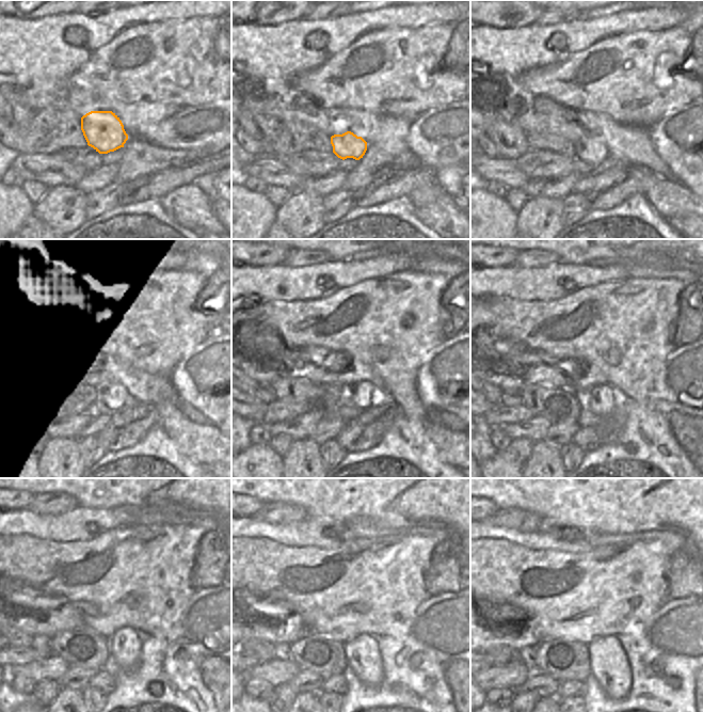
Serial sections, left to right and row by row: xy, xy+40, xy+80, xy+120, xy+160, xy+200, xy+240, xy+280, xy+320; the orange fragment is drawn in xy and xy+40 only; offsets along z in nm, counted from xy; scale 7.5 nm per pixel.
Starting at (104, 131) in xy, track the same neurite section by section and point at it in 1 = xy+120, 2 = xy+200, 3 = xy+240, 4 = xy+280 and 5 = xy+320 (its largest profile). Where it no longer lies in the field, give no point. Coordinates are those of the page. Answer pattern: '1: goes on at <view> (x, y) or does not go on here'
1: goes on at xy+120 (115, 395)
2: goes on at xy+200 (602, 401)
3: goes on at xy+240 (125, 646)
4: goes on at xy+280 (363, 653)
5: goes on at xy+320 (609, 665)

